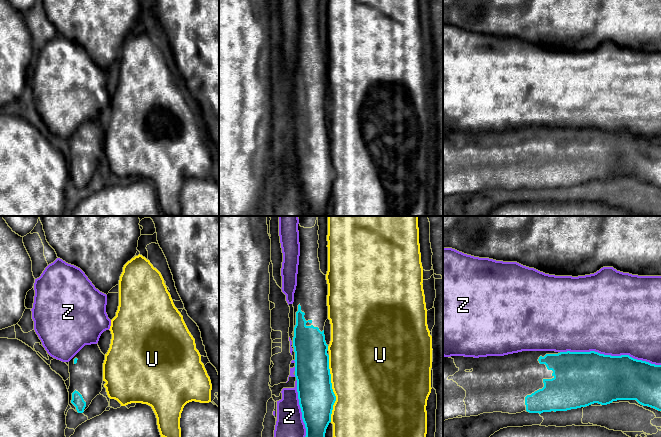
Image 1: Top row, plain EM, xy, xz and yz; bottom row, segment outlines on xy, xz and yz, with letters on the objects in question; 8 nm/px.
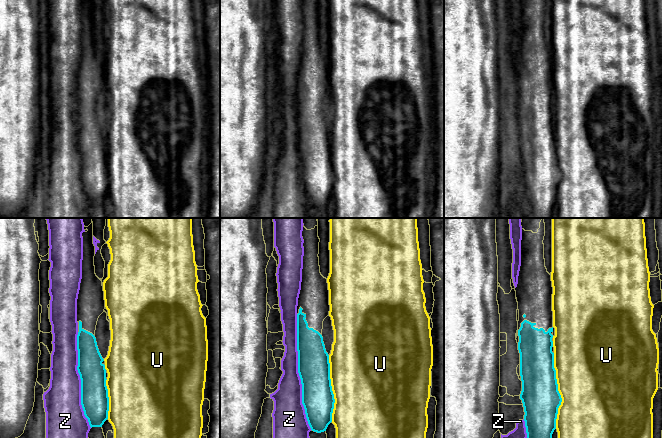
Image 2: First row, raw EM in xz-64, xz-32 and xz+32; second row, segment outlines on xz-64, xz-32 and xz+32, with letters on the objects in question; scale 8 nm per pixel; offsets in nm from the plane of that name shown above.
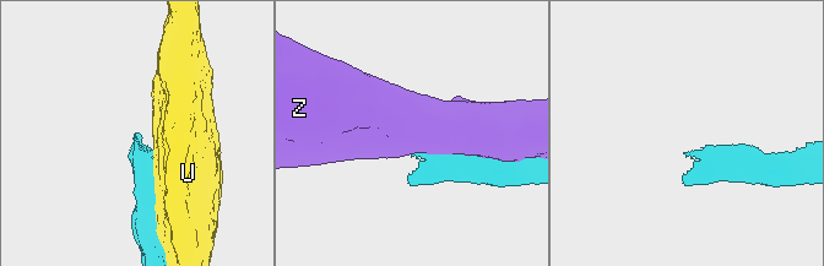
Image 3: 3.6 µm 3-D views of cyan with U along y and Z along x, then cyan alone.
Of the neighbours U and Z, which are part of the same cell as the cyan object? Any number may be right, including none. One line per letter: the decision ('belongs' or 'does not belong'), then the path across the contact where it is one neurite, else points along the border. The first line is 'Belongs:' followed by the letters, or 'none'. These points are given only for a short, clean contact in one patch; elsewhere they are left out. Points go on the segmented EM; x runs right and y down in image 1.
Belongs: none
U: does not belong
Z: does not belong

